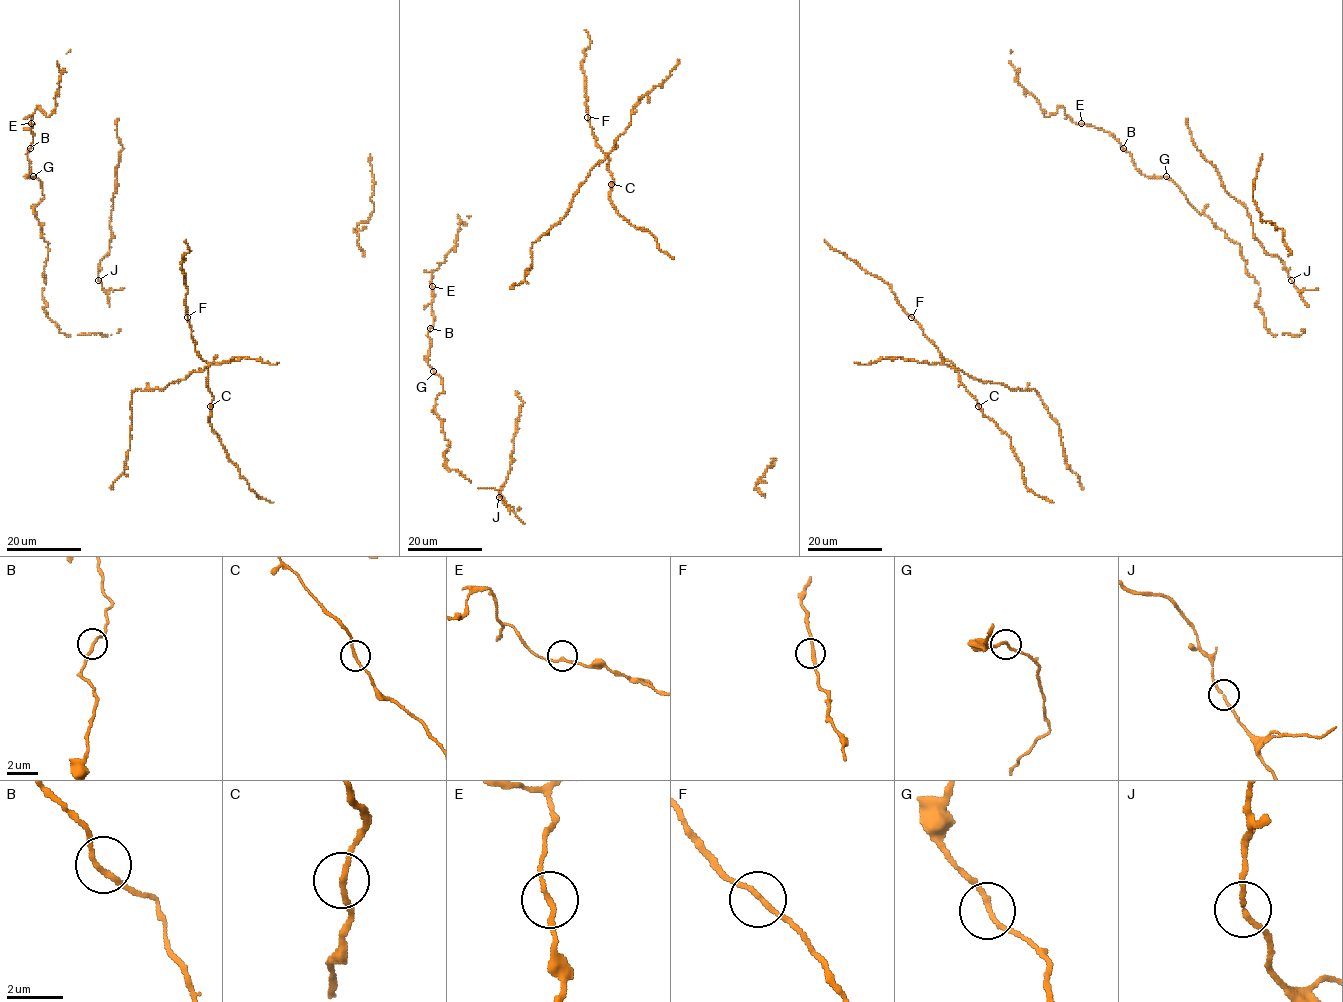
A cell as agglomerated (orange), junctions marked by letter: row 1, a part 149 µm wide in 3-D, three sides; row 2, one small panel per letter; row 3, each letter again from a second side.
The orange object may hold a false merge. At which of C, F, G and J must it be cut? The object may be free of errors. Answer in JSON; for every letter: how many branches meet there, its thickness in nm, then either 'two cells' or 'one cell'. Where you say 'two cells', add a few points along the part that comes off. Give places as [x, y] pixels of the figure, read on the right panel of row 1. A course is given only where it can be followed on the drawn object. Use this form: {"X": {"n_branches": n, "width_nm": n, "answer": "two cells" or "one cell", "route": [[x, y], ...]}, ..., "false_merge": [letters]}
{"C": {"n_branches": 2, "width_nm": 170, "answer": "one cell"}, "F": {"n_branches": 2, "width_nm": 170, "answer": "one cell"}, "G": {"n_branches": 2, "width_nm": 160, "answer": "one cell"}, "J": {"n_branches": 2, "width_nm": 160, "answer": "one cell"}, "false_merge": []}

